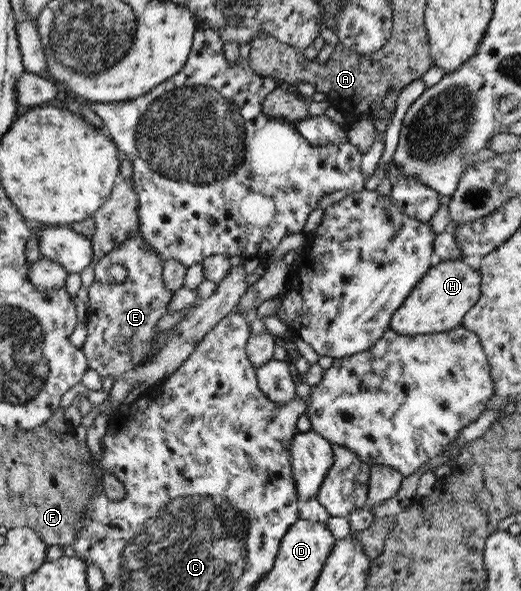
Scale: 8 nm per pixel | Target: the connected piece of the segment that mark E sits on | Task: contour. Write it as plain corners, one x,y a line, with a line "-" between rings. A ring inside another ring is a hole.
140,230
106,253
95,266
95,274
93,285
87,288
90,304
87,305
87,336
82,350
89,357
90,368
96,370
98,376
118,379
155,356
159,345
155,338
164,337
157,325
169,312
173,292
166,286
163,258
147,243
-
114,264
124,266
128,272
121,284
110,279
108,268

